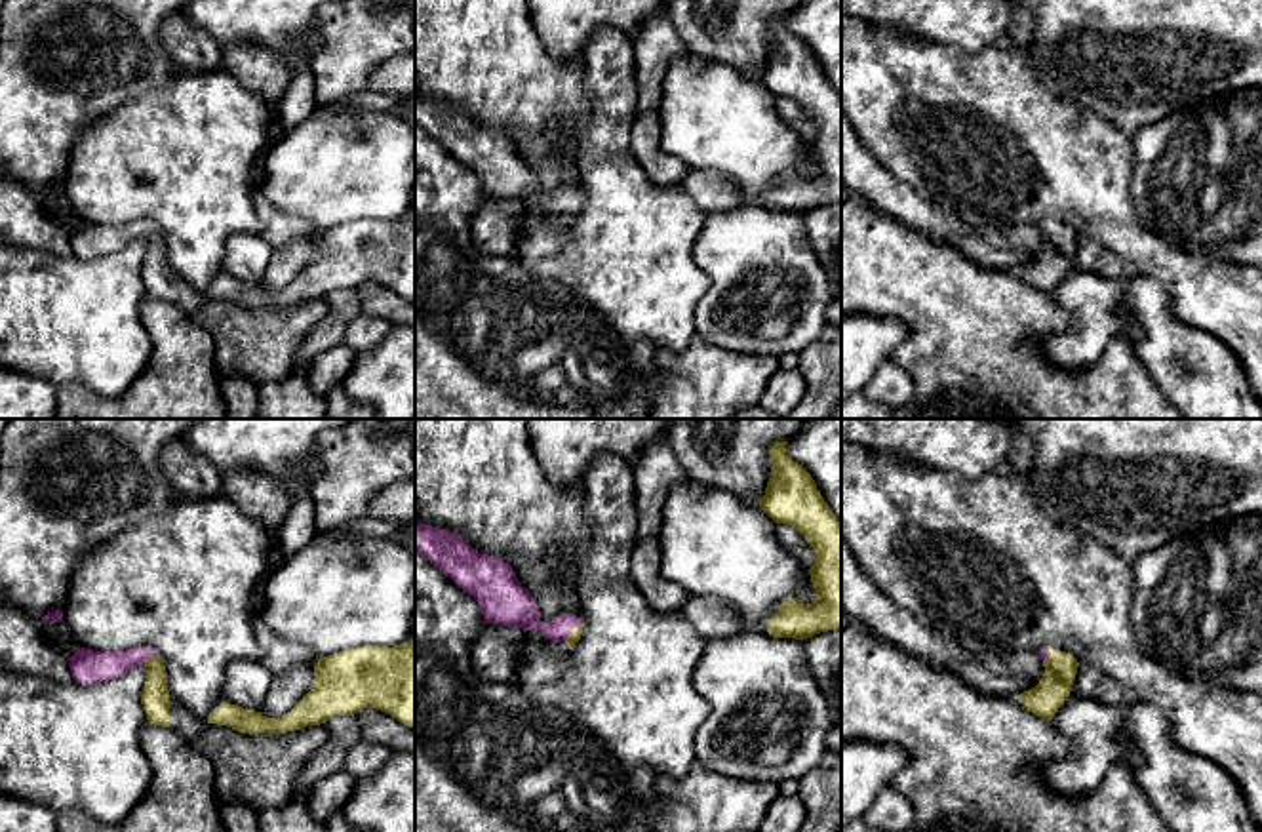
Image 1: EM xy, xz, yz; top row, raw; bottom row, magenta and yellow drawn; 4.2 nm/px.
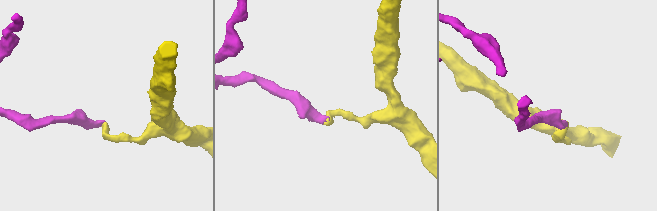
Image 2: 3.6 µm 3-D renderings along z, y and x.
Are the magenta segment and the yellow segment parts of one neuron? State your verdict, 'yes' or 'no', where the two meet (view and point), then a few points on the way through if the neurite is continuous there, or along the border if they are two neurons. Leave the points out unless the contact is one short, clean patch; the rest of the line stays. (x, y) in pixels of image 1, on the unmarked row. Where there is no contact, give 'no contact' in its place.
yes; contact xy (151, 229); way xy (94, 240), (151, 229), (155, 238), (155, 271)

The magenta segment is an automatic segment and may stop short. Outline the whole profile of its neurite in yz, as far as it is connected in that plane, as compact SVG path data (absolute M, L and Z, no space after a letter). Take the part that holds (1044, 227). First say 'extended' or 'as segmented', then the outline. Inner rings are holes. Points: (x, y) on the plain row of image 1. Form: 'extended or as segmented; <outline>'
extended; M1045 221L1037 228L1043 232L1045 248L1041 255L1018 268L1018 276L1037 291L1051 295L1070 270L1077 248L1077 232L1066 225Z

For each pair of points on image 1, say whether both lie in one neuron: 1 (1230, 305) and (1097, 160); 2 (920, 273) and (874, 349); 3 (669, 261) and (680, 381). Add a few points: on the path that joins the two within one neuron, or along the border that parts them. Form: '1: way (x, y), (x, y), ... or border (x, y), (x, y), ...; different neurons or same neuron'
1: way (1188, 280), (1162, 263), (1101, 202); same neuron
2: border (861, 313), (895, 318), (905, 328), (891, 358); different neurons
3: border (695, 334), (678, 351), (657, 347); different neurons

